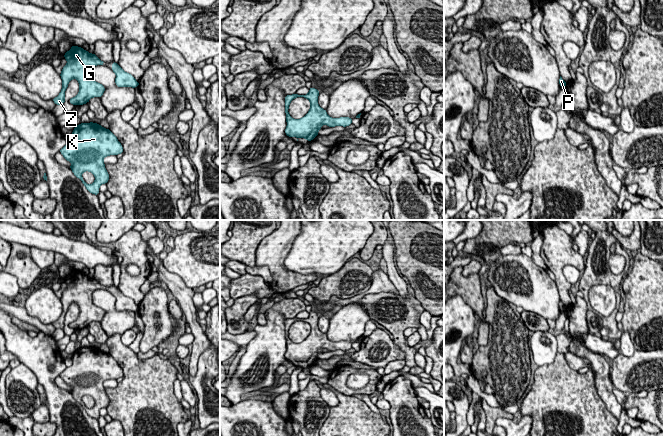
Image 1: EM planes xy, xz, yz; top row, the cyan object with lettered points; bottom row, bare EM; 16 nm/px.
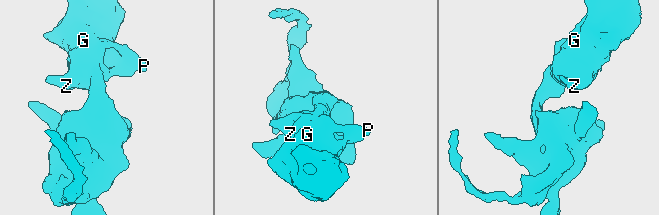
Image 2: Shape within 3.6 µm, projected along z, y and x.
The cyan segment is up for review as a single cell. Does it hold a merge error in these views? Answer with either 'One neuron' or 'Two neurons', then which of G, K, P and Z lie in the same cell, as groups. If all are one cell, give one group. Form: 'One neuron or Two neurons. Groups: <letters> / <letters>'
One neuron. Groups: G K P Z

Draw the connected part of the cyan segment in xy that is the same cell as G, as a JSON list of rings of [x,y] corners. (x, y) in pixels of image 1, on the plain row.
[[[72,269],[71,273],[64,278],[67,288],[63,291],[60,301],[62,303],[62,313],[57,321],[52,323],[56,329],[63,329],[65,326],[65,315],[72,303],[79,306],[78,318],[69,324],[69,327],[83,329],[89,326],[93,321],[101,322],[105,311],[94,305],[92,302],[93,292],[97,289],[103,289],[94,277],[85,275],[82,271]]]

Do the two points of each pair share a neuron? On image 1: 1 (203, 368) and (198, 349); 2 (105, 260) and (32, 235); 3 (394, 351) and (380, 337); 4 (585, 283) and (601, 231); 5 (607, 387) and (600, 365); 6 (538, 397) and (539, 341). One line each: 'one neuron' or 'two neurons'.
1: two neurons
2: one neuron
3: one neuron
4: one neuron
5: one neuron
6: two neurons

